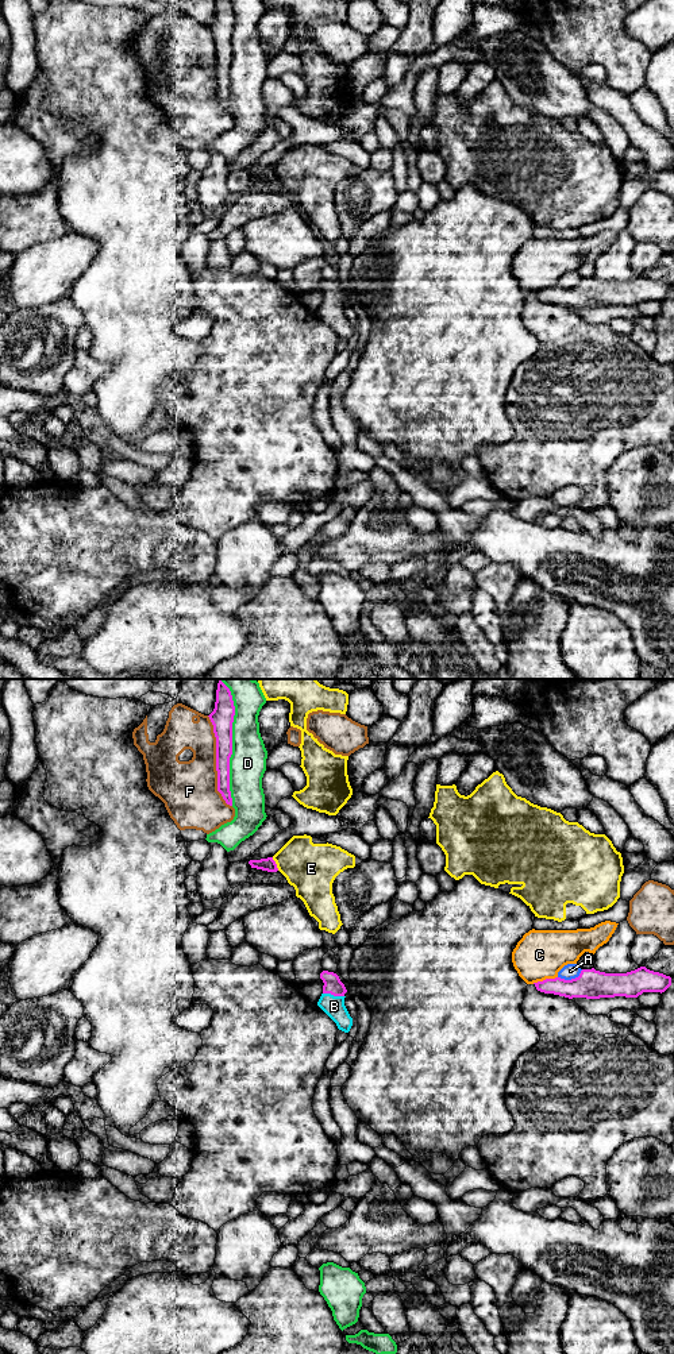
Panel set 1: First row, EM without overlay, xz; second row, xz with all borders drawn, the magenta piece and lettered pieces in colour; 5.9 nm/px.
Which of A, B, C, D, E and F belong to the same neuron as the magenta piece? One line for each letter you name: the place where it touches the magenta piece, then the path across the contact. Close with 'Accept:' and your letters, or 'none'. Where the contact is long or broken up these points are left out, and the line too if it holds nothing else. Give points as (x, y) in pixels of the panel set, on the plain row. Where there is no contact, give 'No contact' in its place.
B: Touches magenta at xz (334, 304). Path across: xz (332, 293), (334, 304), (334, 315)
Accept: B

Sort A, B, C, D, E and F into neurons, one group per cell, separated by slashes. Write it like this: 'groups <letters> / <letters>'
groups A / B / C / D / E / F

